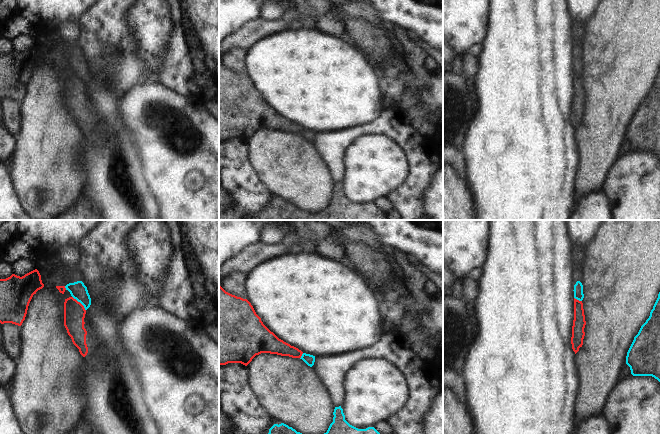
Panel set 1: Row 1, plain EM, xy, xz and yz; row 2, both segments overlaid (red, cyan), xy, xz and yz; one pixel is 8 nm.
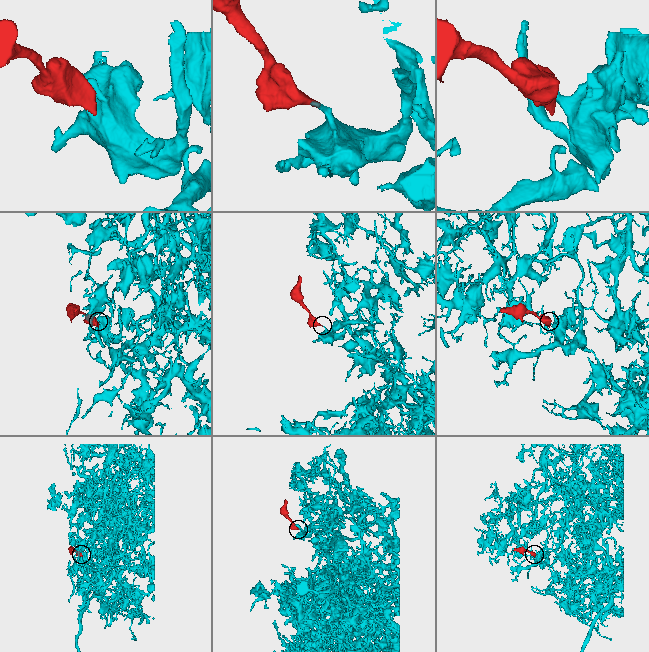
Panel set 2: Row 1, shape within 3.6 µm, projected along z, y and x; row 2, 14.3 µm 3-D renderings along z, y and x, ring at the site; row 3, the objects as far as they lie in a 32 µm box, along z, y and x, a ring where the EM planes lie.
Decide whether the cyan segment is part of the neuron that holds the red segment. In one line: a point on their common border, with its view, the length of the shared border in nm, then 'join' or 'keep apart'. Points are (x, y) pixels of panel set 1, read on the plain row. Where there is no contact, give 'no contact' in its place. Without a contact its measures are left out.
contact xy (80, 79); length 160 nm; keep apart

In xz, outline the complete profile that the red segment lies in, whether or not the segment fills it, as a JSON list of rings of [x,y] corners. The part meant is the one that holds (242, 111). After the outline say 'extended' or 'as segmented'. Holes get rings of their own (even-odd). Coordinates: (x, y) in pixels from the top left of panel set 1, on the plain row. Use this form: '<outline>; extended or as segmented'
[[[219,62],[219,141],[241,139],[247,142],[261,129],[301,134],[303,128],[279,115],[256,90],[247,75],[226,68]]]; as segmented

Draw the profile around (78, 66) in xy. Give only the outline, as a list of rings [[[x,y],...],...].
[[[77,57],[74,59],[69,59],[65,62],[66,66],[68,66],[71,72],[80,78],[85,86],[87,86],[91,81],[91,74],[88,69],[87,63],[84,61],[82,57]]]

